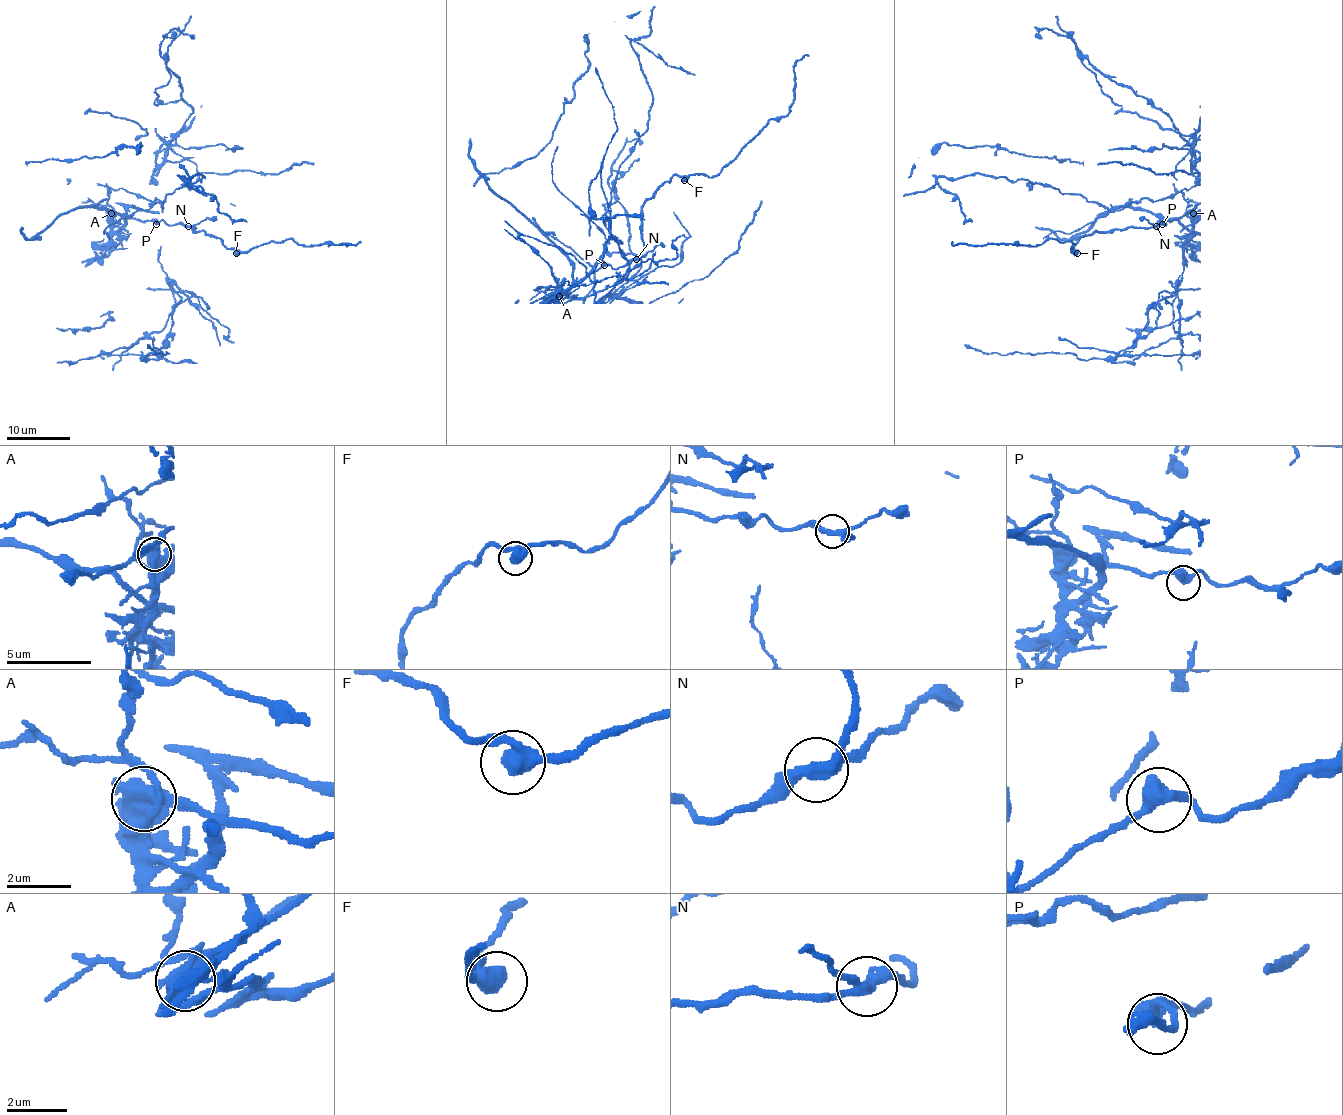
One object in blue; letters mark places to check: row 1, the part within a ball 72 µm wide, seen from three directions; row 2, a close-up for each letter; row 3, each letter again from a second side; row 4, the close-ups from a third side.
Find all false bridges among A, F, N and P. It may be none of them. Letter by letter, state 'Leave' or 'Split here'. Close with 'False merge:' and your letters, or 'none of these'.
A: Split here
F: Leave
N: Split here
P: Leave
False merge: A, N

